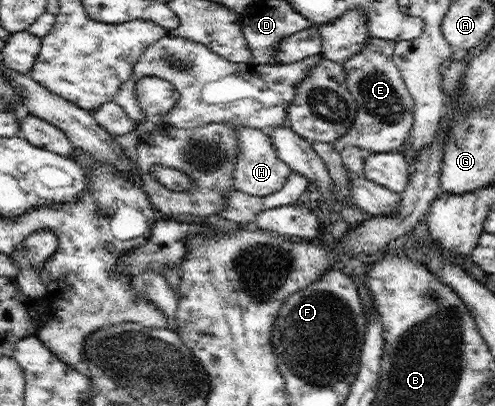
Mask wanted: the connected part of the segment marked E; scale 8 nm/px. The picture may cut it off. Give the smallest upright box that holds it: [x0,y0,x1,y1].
[332,36,415,153]

